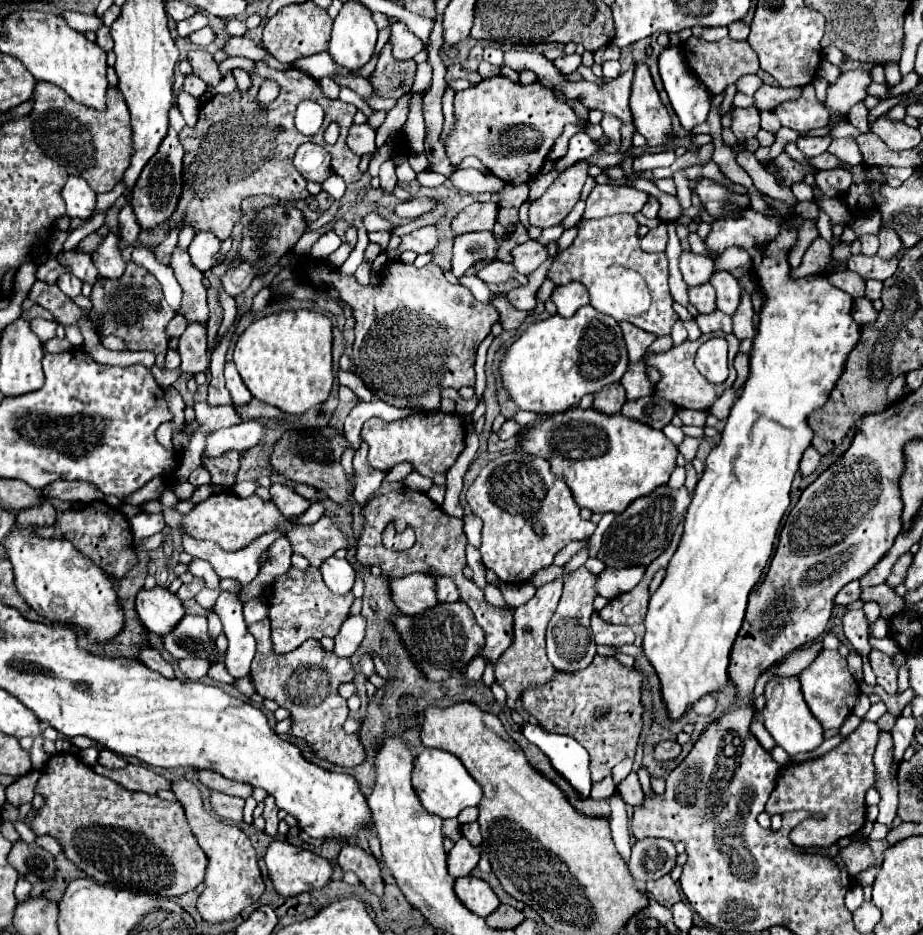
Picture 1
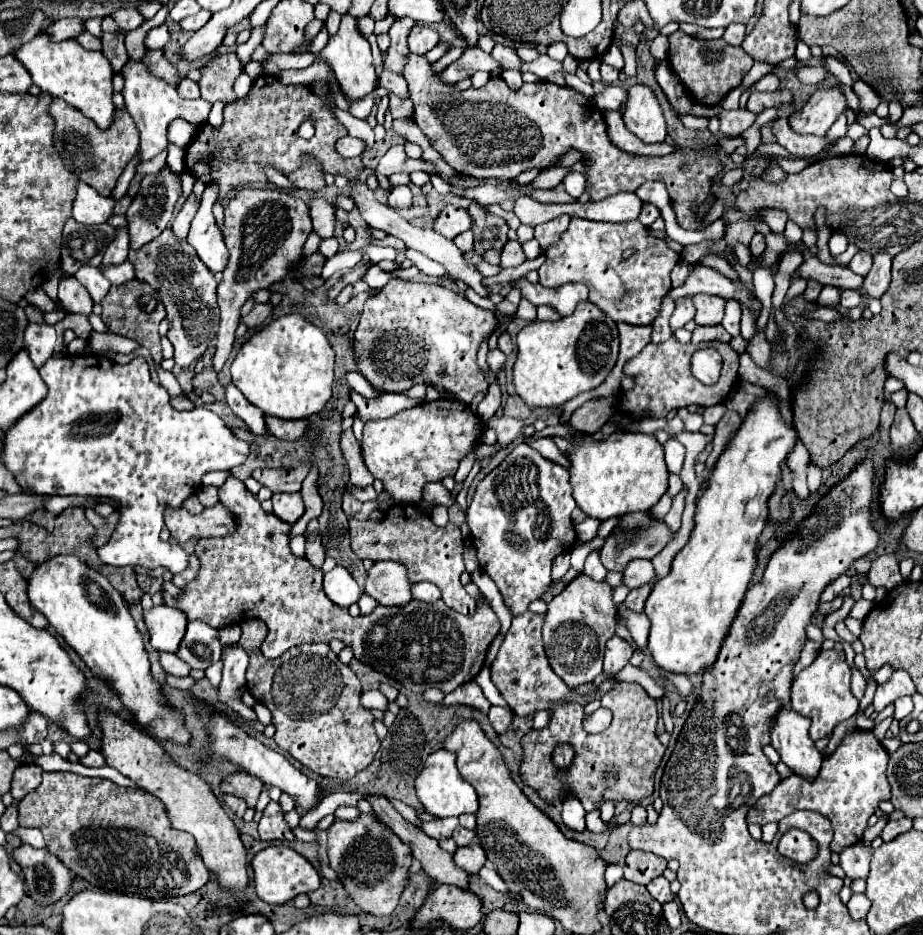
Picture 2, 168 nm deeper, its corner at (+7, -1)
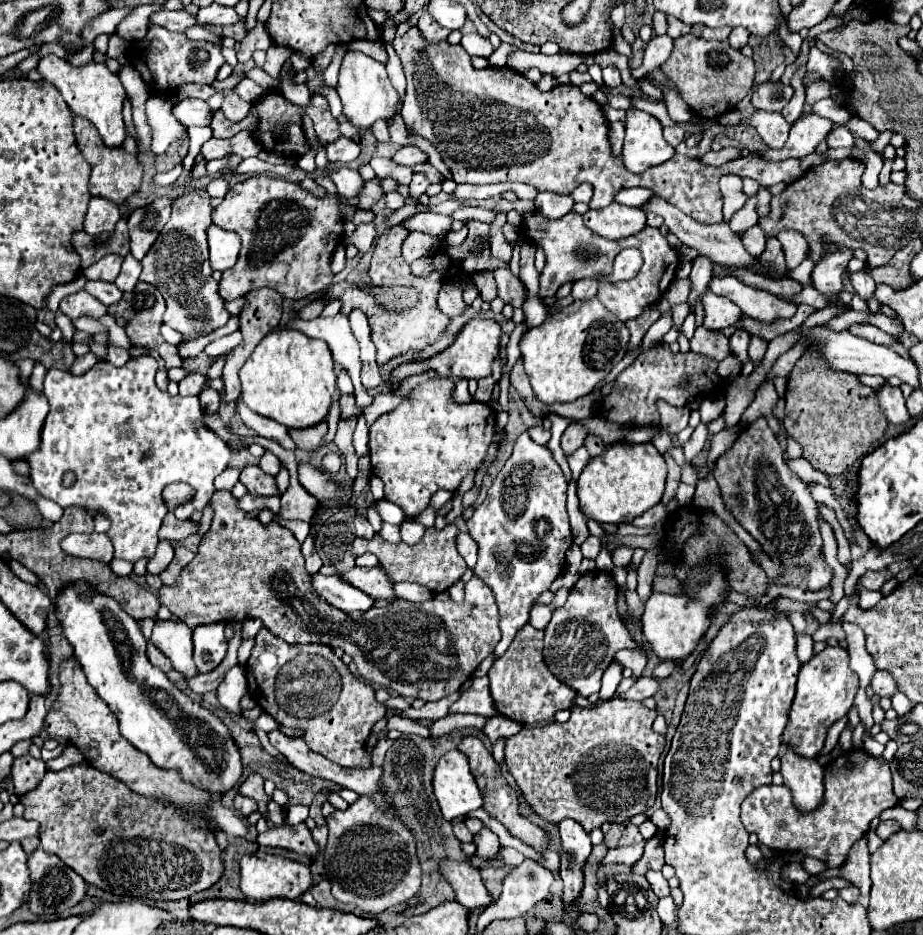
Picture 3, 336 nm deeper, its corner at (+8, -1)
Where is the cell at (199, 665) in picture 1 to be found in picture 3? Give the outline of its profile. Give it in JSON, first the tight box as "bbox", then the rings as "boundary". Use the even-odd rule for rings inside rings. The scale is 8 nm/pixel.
{"bbox":[147,641,171,671],"boundary":[[[149,641],[147,643],[147,657],[149,657],[149,661],[151,661],[151,665],[155,665],[155,667],[159,667],[161,671],[171,671],[171,663],[167,661],[167,657]]]}

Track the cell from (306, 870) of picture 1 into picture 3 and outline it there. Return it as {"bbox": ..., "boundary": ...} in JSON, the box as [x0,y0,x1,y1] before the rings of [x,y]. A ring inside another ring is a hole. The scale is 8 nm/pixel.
{"bbox":[241,853,311,901],"boundary":[[[263,853],[263,855],[243,855],[241,857],[241,883],[243,895],[251,901],[265,901],[271,897],[287,897],[299,899],[311,887],[309,867],[297,861],[289,861],[279,855]]]}

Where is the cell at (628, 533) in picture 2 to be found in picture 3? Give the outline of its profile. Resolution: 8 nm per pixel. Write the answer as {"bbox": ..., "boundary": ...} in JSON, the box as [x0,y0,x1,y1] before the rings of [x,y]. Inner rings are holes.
{"bbox":[613,547,633,567],"boundary":[[[619,547],[619,549],[615,549],[615,553],[613,553],[613,565],[615,567],[627,567],[631,563],[631,555],[633,555],[631,547]]]}

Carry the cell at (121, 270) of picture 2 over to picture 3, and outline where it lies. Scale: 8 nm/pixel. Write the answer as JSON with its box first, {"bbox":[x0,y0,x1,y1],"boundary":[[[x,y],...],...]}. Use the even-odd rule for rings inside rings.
{"bbox":[115,253,141,291],"boundary":[[[129,253],[125,259],[123,259],[123,267],[121,267],[121,273],[119,277],[115,279],[115,285],[121,289],[121,291],[133,291],[135,285],[139,283],[139,275],[141,275],[141,263]]]}

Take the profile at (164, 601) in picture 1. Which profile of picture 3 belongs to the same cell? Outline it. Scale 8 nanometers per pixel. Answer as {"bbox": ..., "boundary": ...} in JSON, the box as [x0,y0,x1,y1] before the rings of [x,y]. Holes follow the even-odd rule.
{"bbox":[151,621,199,679],"boundary":[[[157,621],[151,635],[153,645],[157,645],[169,657],[173,669],[185,679],[199,675],[193,663],[191,633],[193,631],[183,621]]]}

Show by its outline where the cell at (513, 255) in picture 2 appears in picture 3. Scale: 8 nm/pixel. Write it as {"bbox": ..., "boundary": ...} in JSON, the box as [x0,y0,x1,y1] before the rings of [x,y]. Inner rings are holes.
{"bbox":[489,213,511,261],"boundary":[[[498,213],[490,225],[489,243],[491,243],[491,255],[503,261],[511,261],[511,245],[502,233],[502,226],[506,224],[506,213]]]}

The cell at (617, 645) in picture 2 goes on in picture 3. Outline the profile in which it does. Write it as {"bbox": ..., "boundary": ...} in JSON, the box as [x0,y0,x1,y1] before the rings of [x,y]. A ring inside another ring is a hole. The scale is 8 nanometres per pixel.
{"bbox":[599,661,623,701],"boundary":[[[613,661],[613,665],[607,667],[607,673],[603,673],[601,691],[599,691],[599,697],[601,697],[603,701],[607,701],[607,699],[611,699],[611,697],[615,695],[617,685],[619,685],[619,681],[621,681],[621,671],[623,671],[623,667],[621,667],[617,661]]]}

